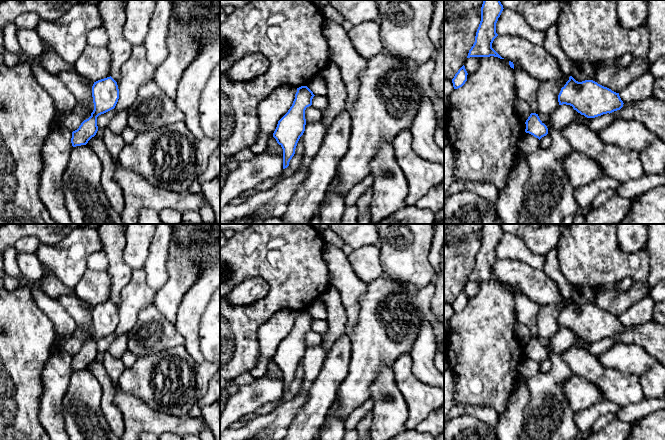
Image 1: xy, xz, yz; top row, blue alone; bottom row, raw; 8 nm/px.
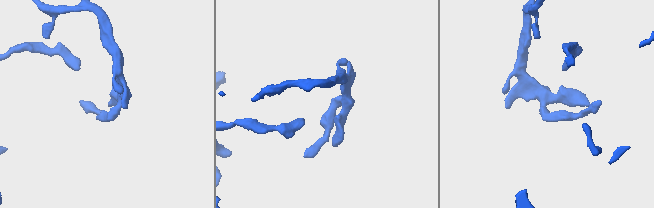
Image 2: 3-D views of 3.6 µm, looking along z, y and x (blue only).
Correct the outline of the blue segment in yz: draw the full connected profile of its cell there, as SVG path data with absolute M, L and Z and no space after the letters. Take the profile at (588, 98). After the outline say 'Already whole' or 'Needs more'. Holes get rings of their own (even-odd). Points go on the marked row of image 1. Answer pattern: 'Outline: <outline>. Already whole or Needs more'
Outline: M572 76L561 88L559 105L570 105L581 115L595 118L612 113L623 107L619 93L604 87L593 80L576 81Z. Already whole

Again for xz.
Outline: M307 86L297 88L292 106L278 121L273 137L283 149L283 169L289 166L297 143L305 131L305 110L312 105L314 96Z. Already whole

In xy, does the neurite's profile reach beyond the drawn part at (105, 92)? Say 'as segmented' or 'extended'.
as segmented

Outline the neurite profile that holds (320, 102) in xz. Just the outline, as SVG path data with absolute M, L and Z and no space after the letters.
M314 96L312 99L312 106L323 112L328 106L326 96Z

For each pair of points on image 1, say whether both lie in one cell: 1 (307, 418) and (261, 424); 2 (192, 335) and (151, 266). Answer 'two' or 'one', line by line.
1: two
2: two

